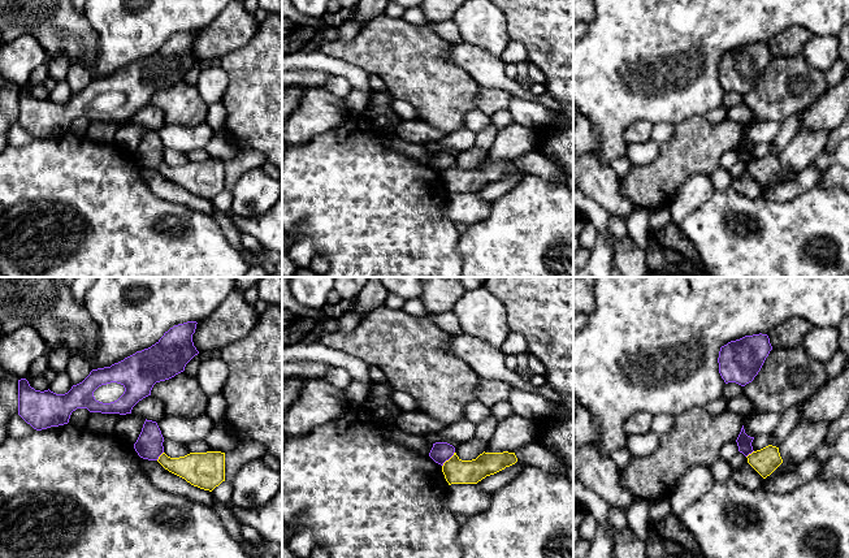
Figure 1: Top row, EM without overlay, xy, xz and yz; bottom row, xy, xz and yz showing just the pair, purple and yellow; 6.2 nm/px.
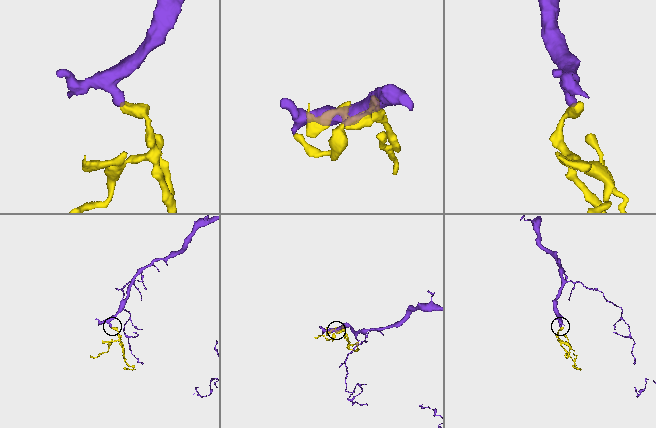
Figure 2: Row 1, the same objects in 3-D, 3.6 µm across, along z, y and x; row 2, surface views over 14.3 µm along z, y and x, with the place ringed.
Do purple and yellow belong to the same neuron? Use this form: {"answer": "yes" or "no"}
{"answer": "no"}

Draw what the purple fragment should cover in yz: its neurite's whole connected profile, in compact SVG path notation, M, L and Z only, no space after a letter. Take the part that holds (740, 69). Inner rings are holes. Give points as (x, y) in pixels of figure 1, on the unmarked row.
M762 42L728 51L718 66L722 87L745 95L758 83L771 59L768 44Z

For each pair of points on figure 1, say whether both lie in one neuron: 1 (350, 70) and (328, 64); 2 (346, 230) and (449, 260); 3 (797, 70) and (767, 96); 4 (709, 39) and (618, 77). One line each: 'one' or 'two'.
1: one
2: one
3: one
4: one

